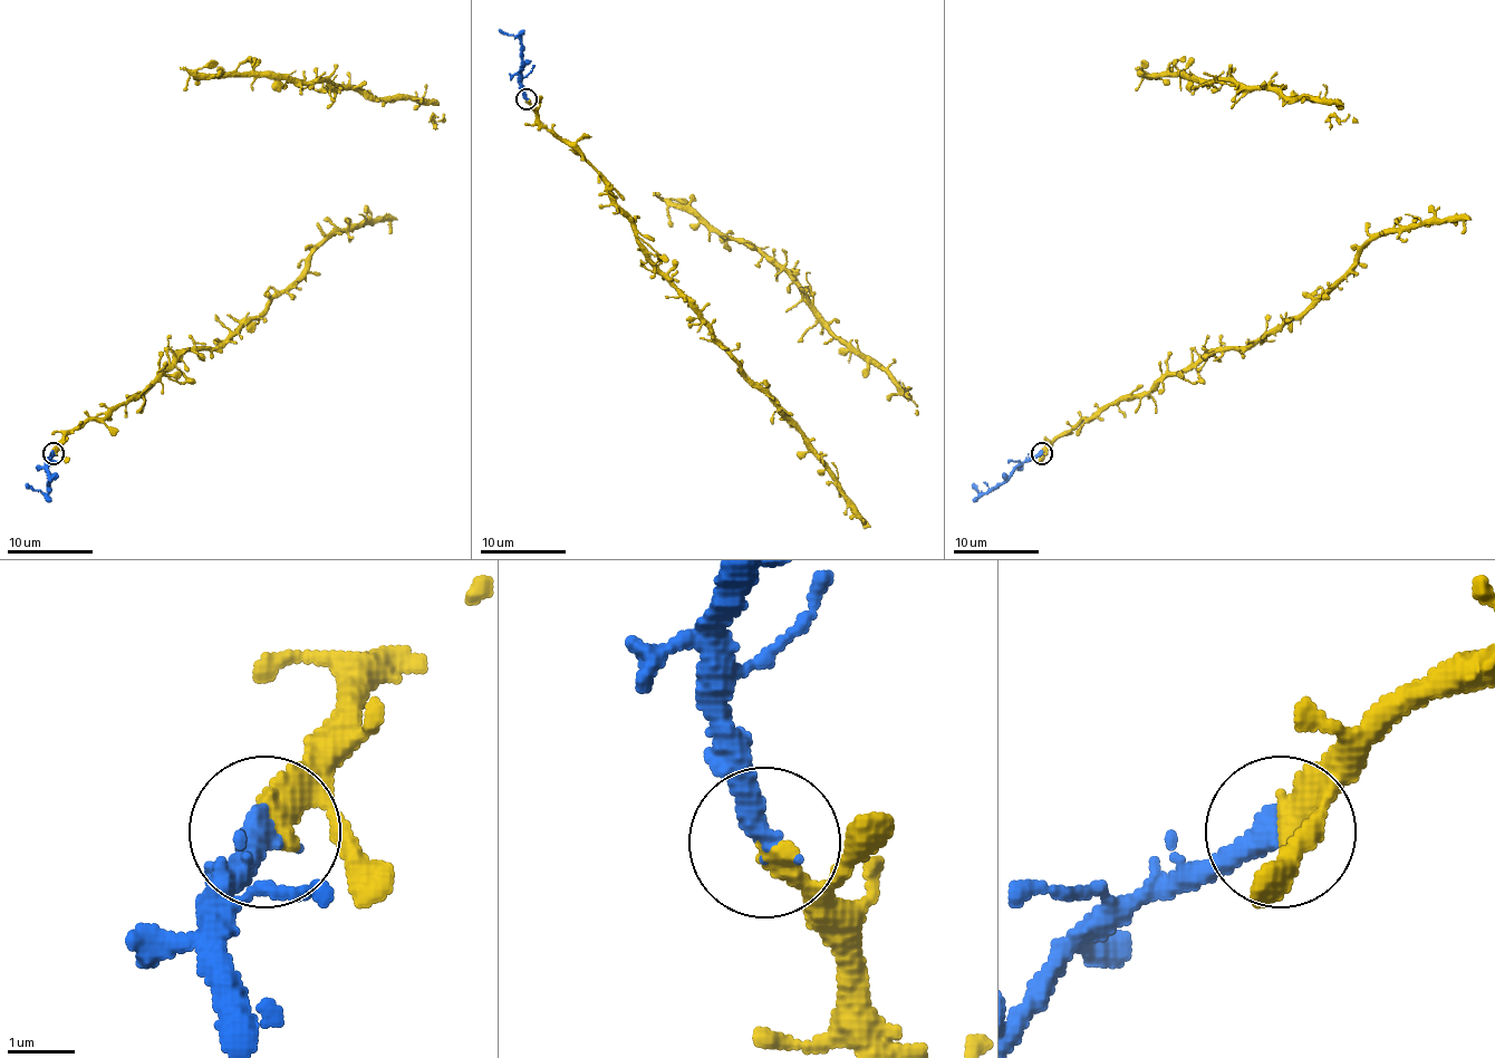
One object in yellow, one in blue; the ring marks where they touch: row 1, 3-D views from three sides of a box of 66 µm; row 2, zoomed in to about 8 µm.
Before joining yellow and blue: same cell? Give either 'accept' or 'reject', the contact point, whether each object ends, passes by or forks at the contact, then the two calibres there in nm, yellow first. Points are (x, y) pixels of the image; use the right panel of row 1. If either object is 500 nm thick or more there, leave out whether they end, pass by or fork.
accept; at (1042, 453); yellow ends there; blue ends there; 440 nm thick on the yellow side, 400 nm on the other

